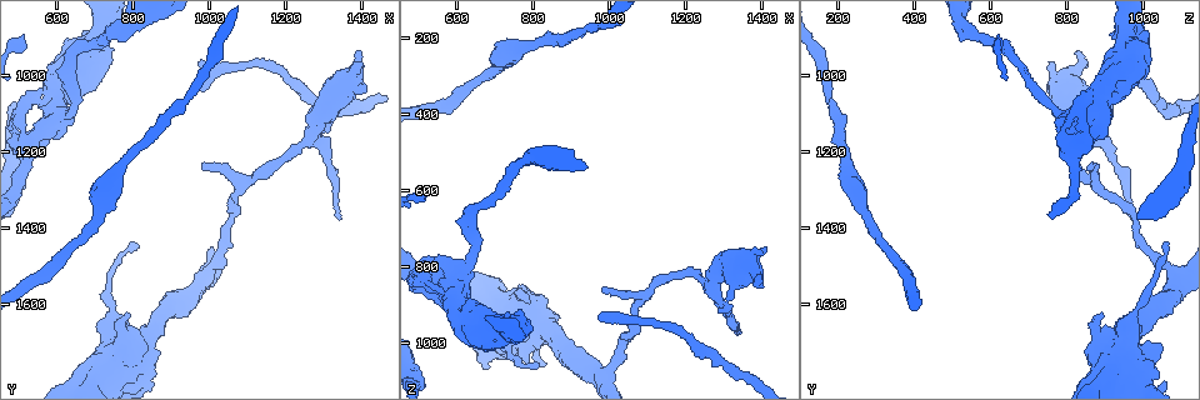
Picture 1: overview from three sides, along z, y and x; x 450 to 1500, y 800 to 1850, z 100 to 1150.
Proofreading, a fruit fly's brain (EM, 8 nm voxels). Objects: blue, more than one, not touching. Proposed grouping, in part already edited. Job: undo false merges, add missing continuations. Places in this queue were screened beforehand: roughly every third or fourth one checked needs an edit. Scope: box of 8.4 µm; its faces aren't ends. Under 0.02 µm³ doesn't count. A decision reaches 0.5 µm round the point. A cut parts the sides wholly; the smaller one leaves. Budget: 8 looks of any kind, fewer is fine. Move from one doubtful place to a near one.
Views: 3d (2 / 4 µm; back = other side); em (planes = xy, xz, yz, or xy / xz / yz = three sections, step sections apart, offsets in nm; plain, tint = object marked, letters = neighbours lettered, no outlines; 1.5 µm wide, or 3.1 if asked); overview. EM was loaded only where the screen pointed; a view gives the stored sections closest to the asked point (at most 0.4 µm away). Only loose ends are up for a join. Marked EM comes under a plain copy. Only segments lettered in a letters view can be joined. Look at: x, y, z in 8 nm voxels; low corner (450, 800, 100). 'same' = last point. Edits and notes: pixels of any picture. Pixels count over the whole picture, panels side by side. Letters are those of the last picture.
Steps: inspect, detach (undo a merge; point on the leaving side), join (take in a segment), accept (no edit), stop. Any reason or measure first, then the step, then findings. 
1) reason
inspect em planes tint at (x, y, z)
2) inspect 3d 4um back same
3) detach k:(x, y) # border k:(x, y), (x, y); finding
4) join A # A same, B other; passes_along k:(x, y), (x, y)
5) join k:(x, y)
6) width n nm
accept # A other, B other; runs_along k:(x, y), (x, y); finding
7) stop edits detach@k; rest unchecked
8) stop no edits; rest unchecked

inspect em yz step 8 tint at (980, 1040, 925)

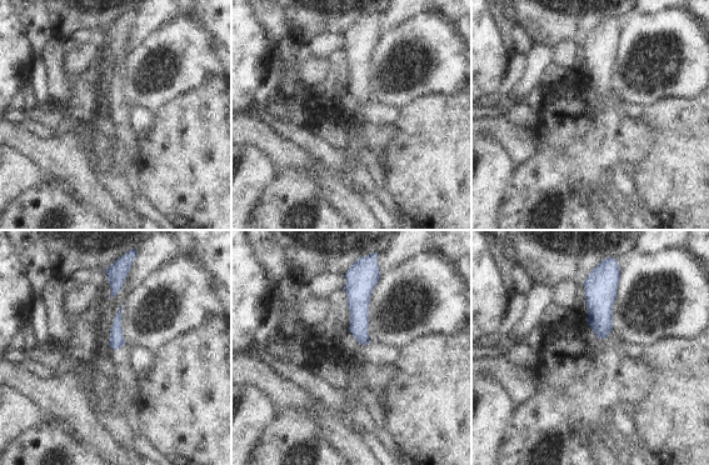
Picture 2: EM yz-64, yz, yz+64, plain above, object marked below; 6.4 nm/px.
inspect em planes letters same

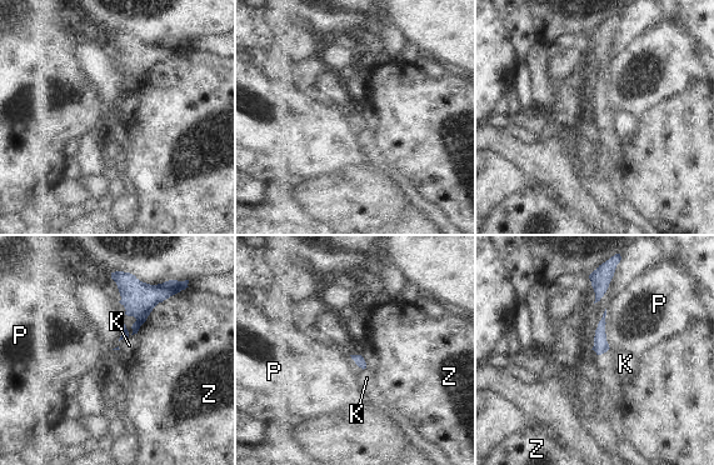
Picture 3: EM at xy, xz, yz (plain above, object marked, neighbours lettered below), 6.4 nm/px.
accept # K other, P other, Z other; border 3:(360, 355), (365, 363), (363, 370); no lettered segment goes on from it

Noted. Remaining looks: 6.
branch stops here
inspect em planes letters at (1390, 930, 835)

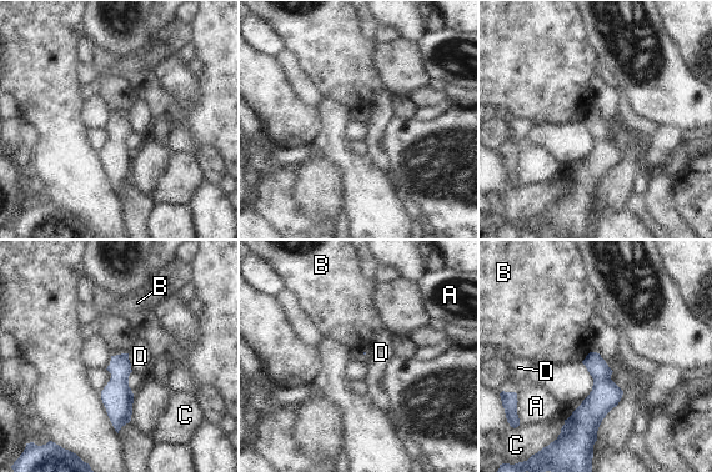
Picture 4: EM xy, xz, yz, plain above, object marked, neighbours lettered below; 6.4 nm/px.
accept # A other, B other, C other, D other; border 4:(591, 351), (581, 361); no lettered segment goes on from it

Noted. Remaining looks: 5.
branch stops here
inspect 3d 2um at (1350, 1370, 970)

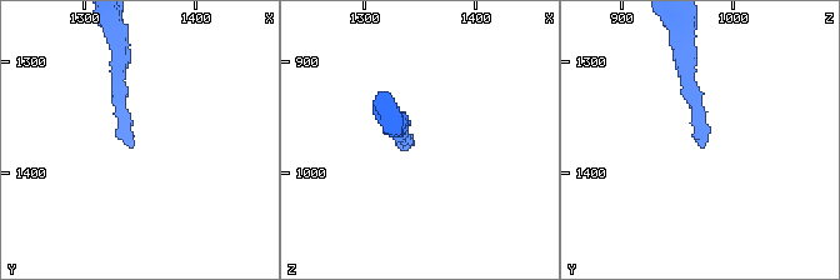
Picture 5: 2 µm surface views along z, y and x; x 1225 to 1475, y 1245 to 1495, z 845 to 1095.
shape alone is not enough
inspect em planes tint at (1346, 1372, 972)

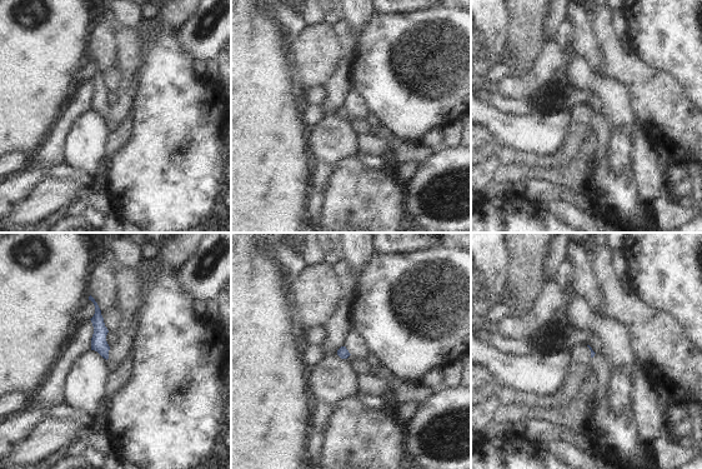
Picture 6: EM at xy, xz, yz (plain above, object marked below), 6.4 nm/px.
inspect em planes letters same

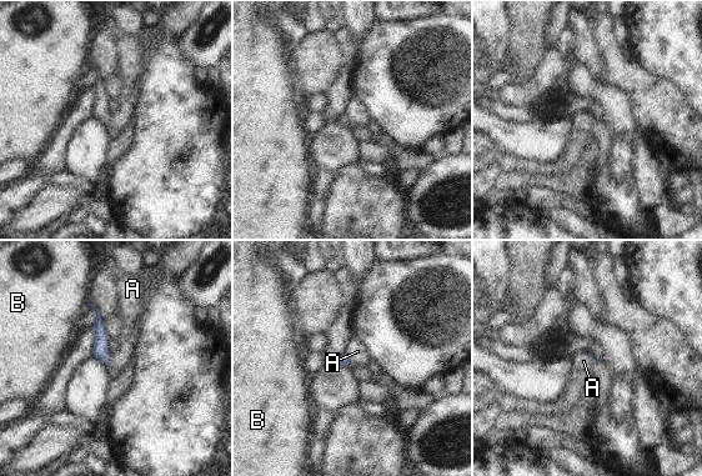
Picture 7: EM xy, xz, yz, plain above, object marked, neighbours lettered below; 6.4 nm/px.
accept # A other, B other; runs_along 7:(99, 320), (100, 351), (106, 361); none of them fits

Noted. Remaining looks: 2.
stop no edits; rest unchecked

